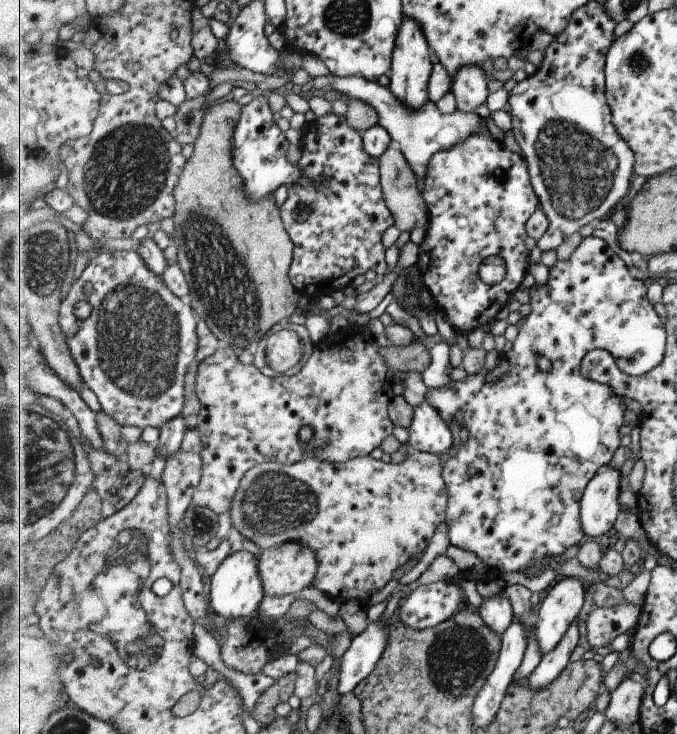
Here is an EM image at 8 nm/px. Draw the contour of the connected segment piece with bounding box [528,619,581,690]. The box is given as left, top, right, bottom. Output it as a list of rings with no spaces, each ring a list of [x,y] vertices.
[[[577,619],[573,621],[560,644],[551,652],[541,656],[541,661],[529,676],[528,683],[537,690],[549,686],[568,667],[573,650],[579,646],[579,640],[581,640],[581,632]]]

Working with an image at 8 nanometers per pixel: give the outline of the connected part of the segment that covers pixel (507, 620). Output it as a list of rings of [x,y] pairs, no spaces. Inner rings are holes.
[[[504,591],[502,595],[484,599],[477,610],[484,621],[501,636],[505,634],[516,617],[512,602],[506,597]]]

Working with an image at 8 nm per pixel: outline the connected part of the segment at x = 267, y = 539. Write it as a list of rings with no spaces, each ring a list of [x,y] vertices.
[[[308,426],[301,428],[301,440],[306,443],[306,452],[299,462],[293,464],[283,464],[277,461],[264,462],[248,470],[248,473],[241,479],[240,490],[232,502],[232,509],[229,512],[233,520],[232,528],[240,530],[250,541],[256,542],[264,549],[280,547],[289,541],[297,541],[311,547],[318,554],[318,561],[320,562],[320,572],[314,587],[340,604],[348,600],[358,600],[367,605],[367,602],[375,594],[379,594],[395,578],[395,572],[403,564],[407,564],[409,560],[417,558],[419,554],[423,554],[427,550],[427,546],[431,544],[437,529],[440,528],[442,523],[447,522],[449,493],[448,486],[444,481],[444,475],[442,474],[441,458],[433,453],[411,450],[407,458],[397,464],[375,460],[371,456],[357,457],[343,464],[329,463],[328,461],[321,460],[318,453],[308,446],[312,433]]]

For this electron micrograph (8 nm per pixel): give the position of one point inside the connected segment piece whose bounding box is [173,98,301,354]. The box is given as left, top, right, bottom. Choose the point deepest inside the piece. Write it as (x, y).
(216, 219)

